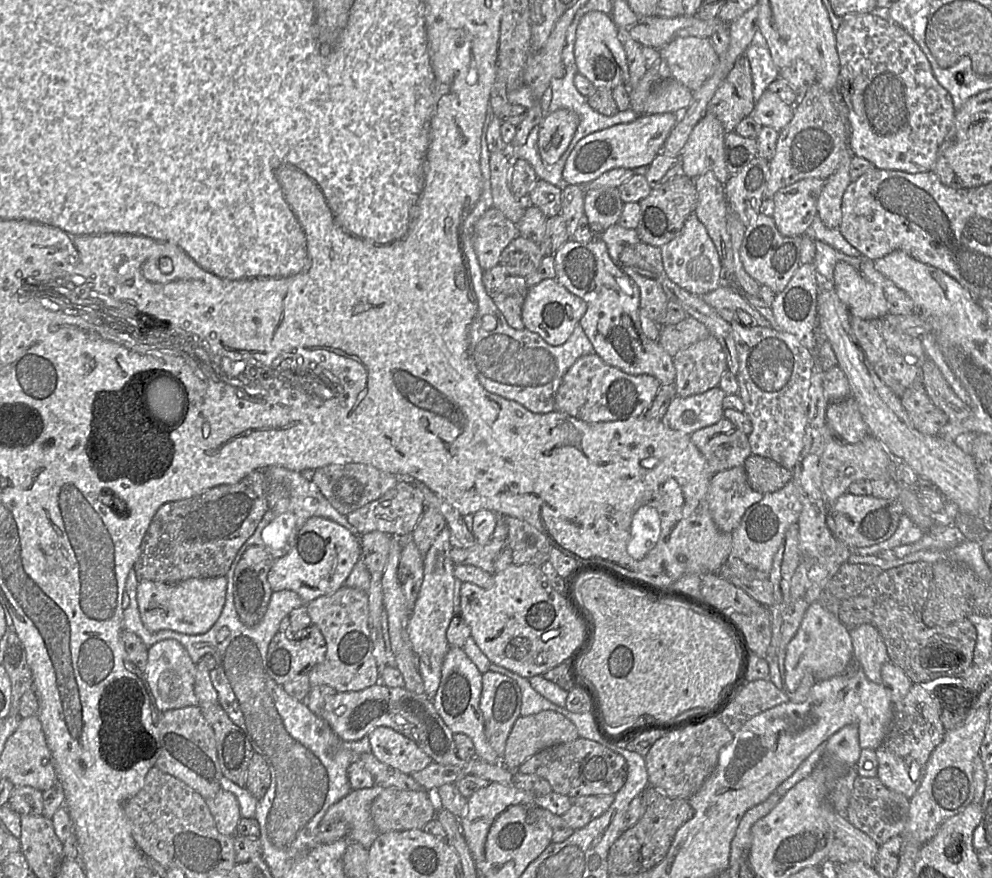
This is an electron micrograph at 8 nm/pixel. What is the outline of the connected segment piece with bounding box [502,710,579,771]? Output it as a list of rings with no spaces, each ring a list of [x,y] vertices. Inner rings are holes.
[[[546,710],[533,715],[519,717],[507,738],[502,755],[502,766],[509,771],[515,771],[522,763],[541,750],[572,742],[578,738],[576,726],[560,713]]]

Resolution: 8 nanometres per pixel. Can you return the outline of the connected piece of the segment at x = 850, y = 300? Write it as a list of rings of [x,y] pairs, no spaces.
[[[838,262],[834,267],[831,283],[851,317],[865,320],[889,315],[883,290],[867,281],[852,265]]]

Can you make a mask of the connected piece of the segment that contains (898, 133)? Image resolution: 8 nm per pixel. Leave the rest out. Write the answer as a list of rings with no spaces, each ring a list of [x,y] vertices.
[[[875,9],[870,13],[846,15],[842,18],[836,31],[836,48],[840,61],[840,73],[837,90],[847,107],[848,149],[853,155],[871,162],[875,168],[897,170],[917,174],[933,170],[939,152],[951,140],[956,110],[952,97],[935,78],[931,64],[914,38],[902,27],[892,22],[888,17],[888,9]]]

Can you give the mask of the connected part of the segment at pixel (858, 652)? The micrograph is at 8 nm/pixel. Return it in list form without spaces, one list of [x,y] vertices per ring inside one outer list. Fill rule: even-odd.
[[[862,624],[850,631],[854,660],[867,678],[881,683],[881,667],[889,662],[887,647],[876,627]]]

